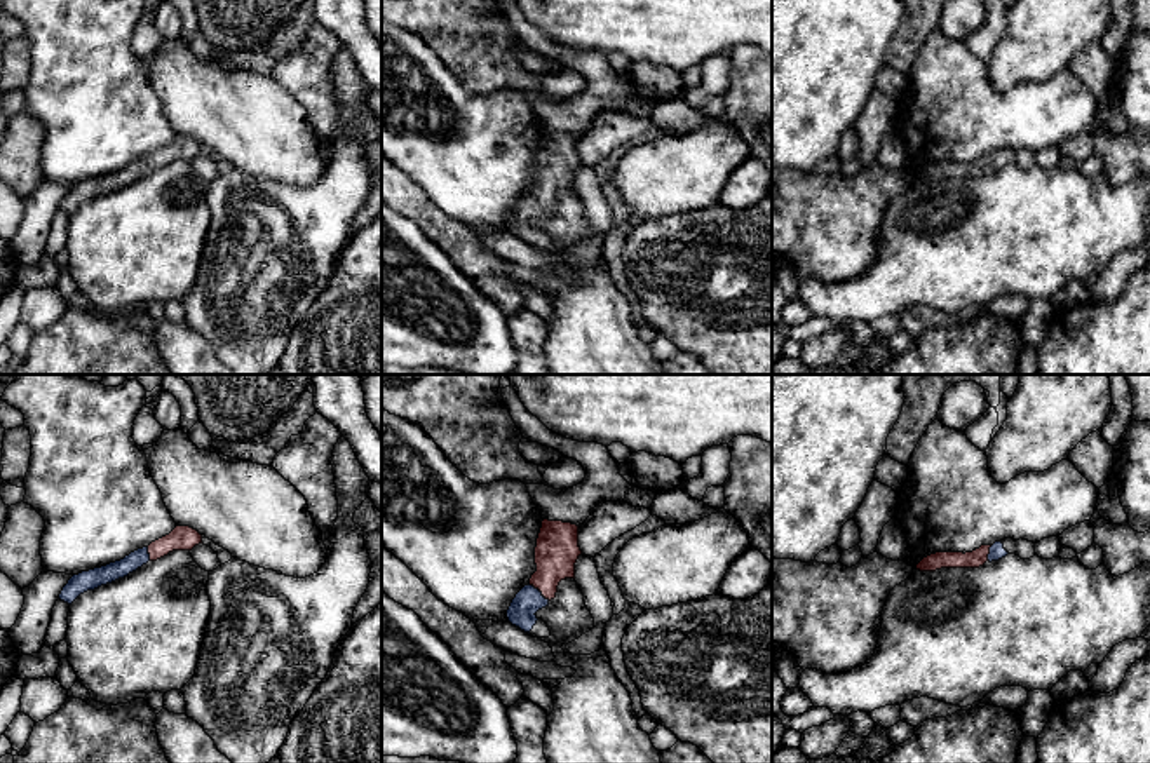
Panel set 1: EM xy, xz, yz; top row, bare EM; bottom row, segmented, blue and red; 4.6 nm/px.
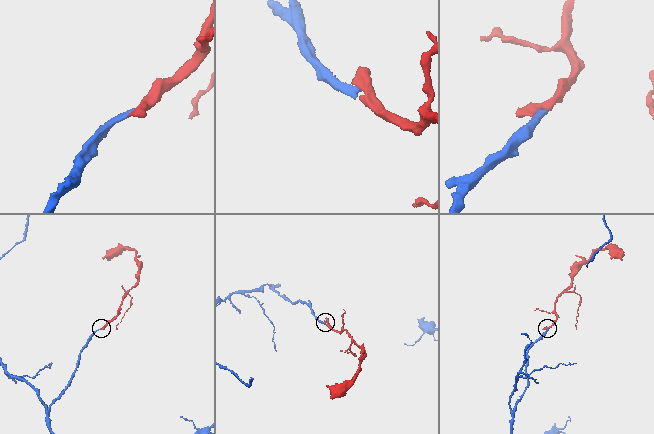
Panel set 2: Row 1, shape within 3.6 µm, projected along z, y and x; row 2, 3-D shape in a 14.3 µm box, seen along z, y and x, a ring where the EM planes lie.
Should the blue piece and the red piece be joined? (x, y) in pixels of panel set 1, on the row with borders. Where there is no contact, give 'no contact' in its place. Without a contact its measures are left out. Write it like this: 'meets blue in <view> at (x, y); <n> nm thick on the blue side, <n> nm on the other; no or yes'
meets blue in xz at (539, 591); 130 nm thick on the blue side, 200 nm on the other; yes

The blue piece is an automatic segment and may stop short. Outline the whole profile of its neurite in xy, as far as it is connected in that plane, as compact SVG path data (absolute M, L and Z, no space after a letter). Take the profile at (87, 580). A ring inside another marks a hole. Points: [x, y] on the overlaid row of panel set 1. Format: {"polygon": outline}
{"polygon": "M176 526L169 535L138 549L120 561L73 575L63 587L59 599L71 604L80 594L127 577L148 561L157 561L172 550L192 550L202 544L202 535L190 526Z"}

